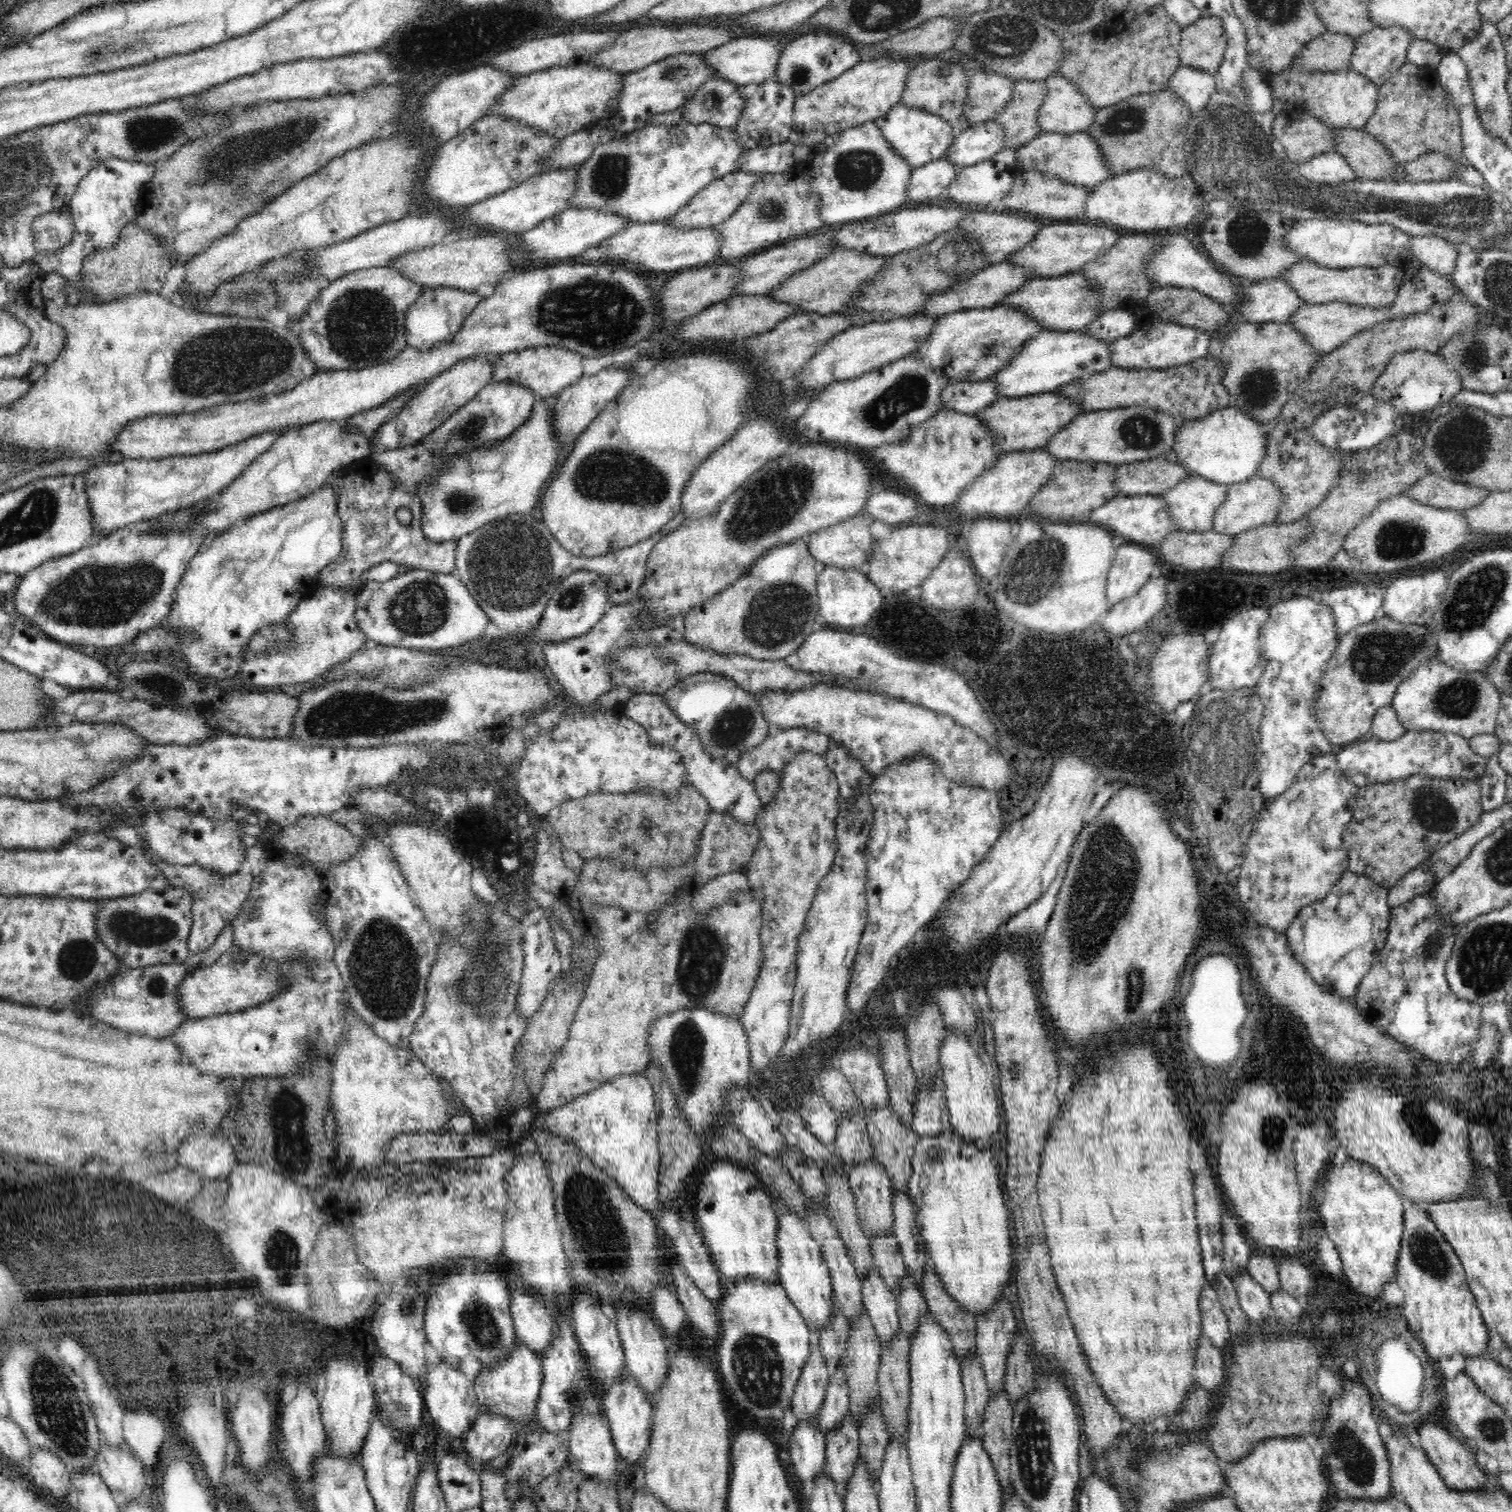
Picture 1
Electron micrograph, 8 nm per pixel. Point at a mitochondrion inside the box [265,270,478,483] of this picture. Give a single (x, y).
(360, 325)

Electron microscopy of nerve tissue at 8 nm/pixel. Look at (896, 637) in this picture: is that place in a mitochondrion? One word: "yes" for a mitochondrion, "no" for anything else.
no

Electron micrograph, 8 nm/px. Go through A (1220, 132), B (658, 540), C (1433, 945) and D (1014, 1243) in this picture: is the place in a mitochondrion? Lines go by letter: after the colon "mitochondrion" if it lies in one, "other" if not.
A: mitochondrion
B: other
C: mitochondrion
D: other

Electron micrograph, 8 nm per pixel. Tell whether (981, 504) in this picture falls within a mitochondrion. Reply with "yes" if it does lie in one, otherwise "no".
no

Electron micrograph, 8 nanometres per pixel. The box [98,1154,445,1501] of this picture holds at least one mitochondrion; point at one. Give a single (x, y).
(136, 1346)

